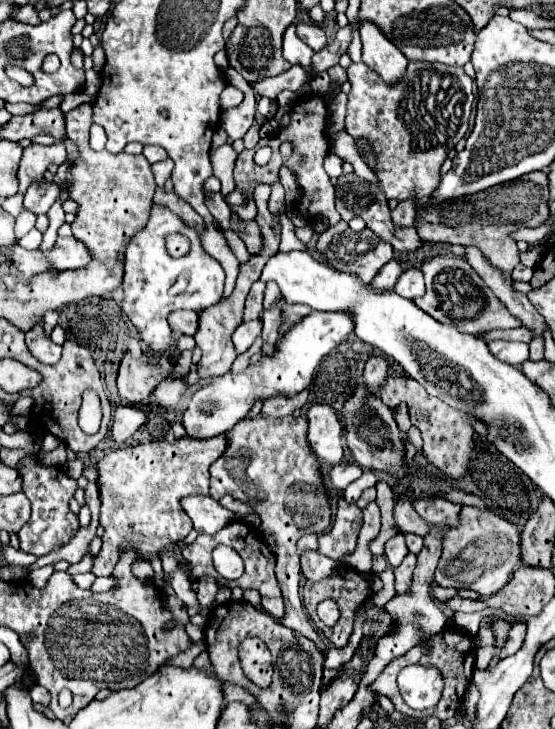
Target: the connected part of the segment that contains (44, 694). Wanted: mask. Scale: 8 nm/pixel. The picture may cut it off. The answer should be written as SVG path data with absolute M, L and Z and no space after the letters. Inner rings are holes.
M35 685L29 693L34 703L40 703L47 706L50 702L50 694L48 690L41 685Z

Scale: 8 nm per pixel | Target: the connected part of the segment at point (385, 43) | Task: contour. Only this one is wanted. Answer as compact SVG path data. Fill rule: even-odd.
M362 23L360 25L360 39L362 39L362 61L372 67L386 83L396 83L408 65L408 59L402 55L390 39L378 29L376 23Z

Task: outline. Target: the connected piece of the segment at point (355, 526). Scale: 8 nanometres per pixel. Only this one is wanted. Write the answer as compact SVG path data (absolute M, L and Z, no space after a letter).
M340 495L336 521L334 521L330 533L326 533L318 539L318 553L322 553L334 561L342 561L344 555L354 551L360 527L362 527L362 511Z

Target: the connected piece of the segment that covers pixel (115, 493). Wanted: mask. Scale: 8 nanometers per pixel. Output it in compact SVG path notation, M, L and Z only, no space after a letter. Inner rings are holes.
M218 435L214 439L190 439L190 437L180 437L172 443L168 443L164 439L164 443L146 443L146 445L138 445L140 449L144 447L152 447L150 453L154 455L106 455L100 463L98 463L98 489L100 489L100 501L102 501L102 509L100 509L100 525L104 527L104 535L102 535L102 549L96 555L94 563L92 563L92 573L96 577L108 577L118 561L118 549L124 545L134 545L140 555L148 557L154 553L164 551L170 545L180 543L190 531L192 531L192 523L190 517L186 517L186 513L180 507L180 501L188 495L208 495L208 469L210 463L214 463L222 451L226 451L226 435Z

